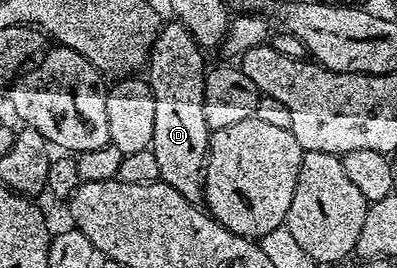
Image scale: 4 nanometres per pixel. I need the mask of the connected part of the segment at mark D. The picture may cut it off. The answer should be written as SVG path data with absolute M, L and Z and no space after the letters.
M170 21L158 32L158 37L150 50L148 60L148 82L150 92L156 101L156 129L152 133L150 150L154 152L156 162L160 164L160 180L172 185L180 197L190 203L198 203L203 198L206 186L206 154L210 151L211 130L208 121L204 121L204 85L208 62L204 56L204 49L194 40L192 33L184 29L184 25L177 21Z

